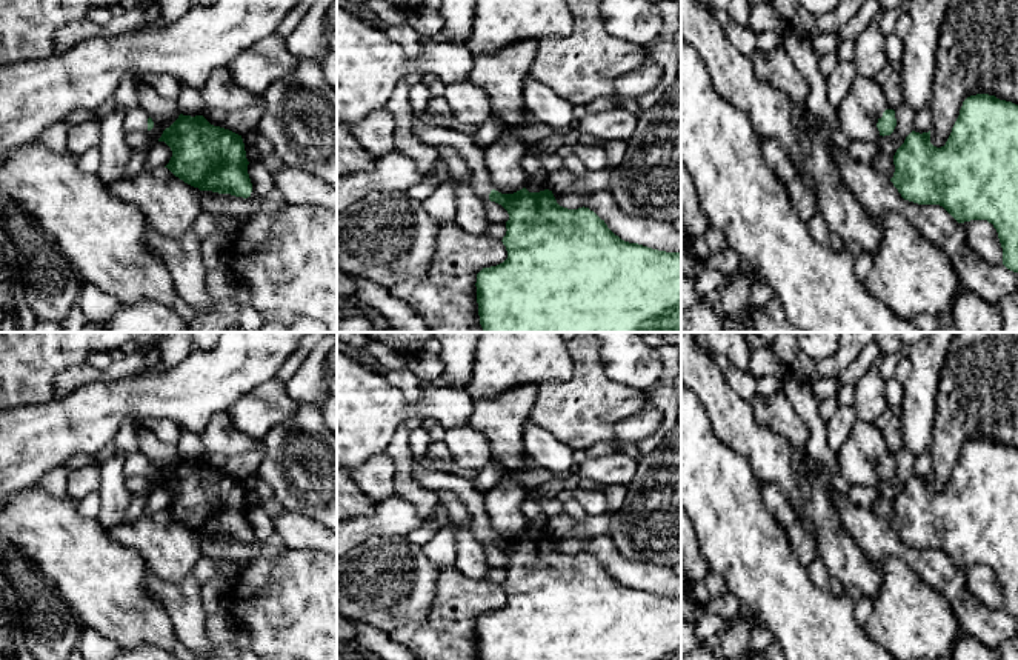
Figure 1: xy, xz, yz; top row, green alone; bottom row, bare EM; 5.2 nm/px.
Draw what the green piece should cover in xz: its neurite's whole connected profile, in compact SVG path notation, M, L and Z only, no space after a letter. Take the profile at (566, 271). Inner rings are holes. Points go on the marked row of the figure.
M423 82L409 91L414 122L412 132L435 148L454 148L467 165L471 186L483 200L501 205L507 214L503 245L507 258L477 274L477 303L480 325L484 332L681 332L681 252L666 252L615 235L604 220L589 208L567 209L557 203L552 191L529 192L526 188L514 194L501 194L491 185L484 165L484 151L449 126L426 126L421 115L432 95Z

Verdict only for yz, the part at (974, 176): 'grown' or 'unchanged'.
unchanged

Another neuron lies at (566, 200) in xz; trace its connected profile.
M552 192L557 203L567 209L578 209L584 206L584 200L578 194L563 194L563 192Z

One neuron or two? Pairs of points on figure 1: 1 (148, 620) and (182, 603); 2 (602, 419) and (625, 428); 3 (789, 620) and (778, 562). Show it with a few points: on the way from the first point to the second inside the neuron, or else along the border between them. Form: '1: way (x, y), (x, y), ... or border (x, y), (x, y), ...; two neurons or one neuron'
1: border (145, 580), (145, 588), (168, 614), (177, 639); two neurons
2: border (646, 405), (617, 425), (612, 440); two neurons
3: way (789, 606), (785, 599), (785, 580), (780, 576); one neuron

